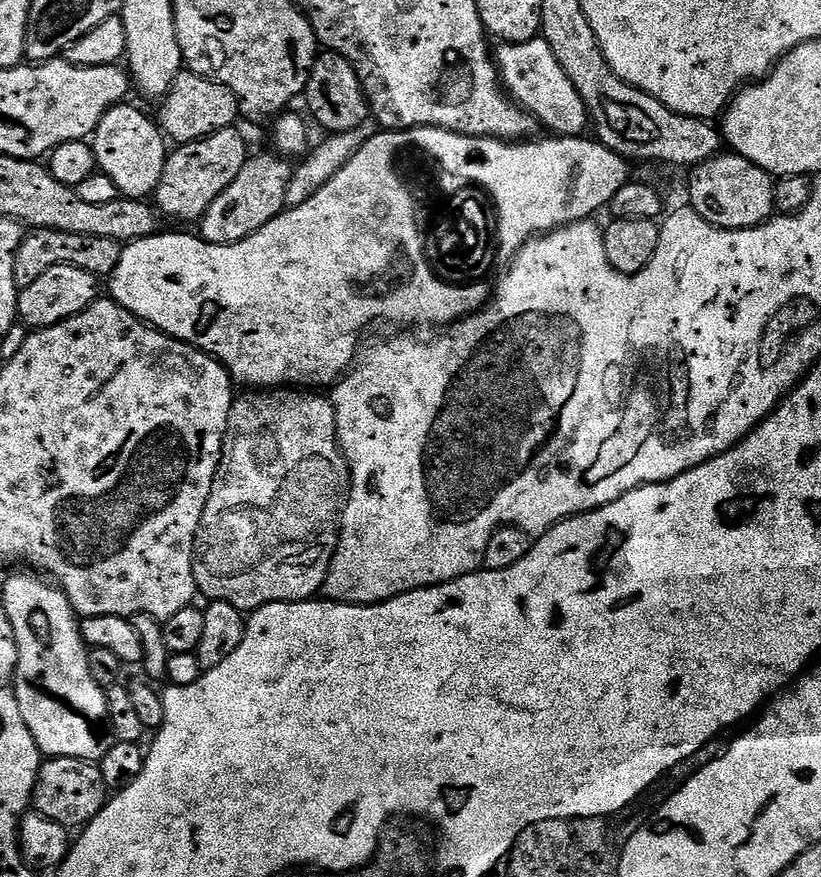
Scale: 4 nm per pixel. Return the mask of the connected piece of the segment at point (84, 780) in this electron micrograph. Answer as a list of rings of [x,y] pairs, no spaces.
[[[54,756],[41,763],[31,807],[46,818],[54,818],[63,828],[80,830],[103,810],[109,799],[110,789],[102,782],[100,769],[93,761]]]

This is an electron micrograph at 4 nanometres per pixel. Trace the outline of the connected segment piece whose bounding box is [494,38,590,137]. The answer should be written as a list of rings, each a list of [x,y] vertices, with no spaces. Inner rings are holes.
[[[543,38],[521,44],[501,43],[499,47],[494,52],[496,69],[500,72],[500,83],[511,99],[557,137],[584,136],[589,131],[586,106],[578,90],[574,90],[574,82],[566,78],[566,70],[558,66],[558,58],[554,58]]]

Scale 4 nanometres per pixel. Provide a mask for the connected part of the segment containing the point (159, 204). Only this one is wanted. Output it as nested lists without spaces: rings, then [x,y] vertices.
[[[233,126],[218,130],[218,134],[179,145],[169,155],[154,193],[154,207],[161,217],[199,221],[210,202],[214,202],[214,198],[218,198],[218,194],[222,194],[222,190],[226,190],[234,178],[238,178],[238,173],[242,171],[242,166],[246,166],[250,155],[248,144],[238,129]]]

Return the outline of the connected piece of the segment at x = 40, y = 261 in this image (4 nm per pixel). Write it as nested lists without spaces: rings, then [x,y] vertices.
[[[38,228],[29,231],[22,246],[18,246],[18,254],[14,258],[14,282],[19,289],[31,286],[46,274],[46,270],[50,270],[50,266],[59,264],[78,266],[97,278],[108,278],[118,266],[121,251],[121,241],[114,238],[90,238],[82,234],[66,234],[62,230]]]

